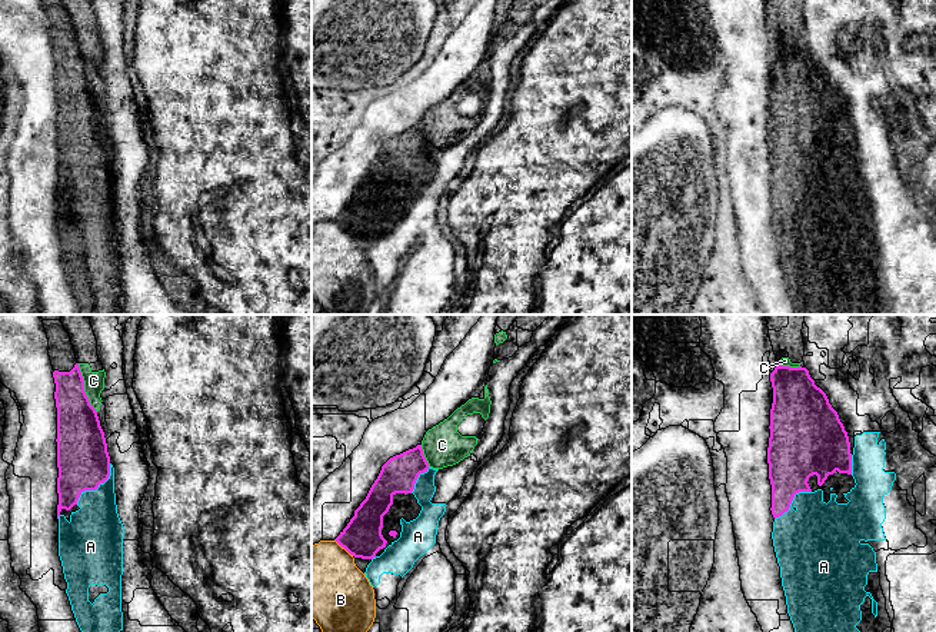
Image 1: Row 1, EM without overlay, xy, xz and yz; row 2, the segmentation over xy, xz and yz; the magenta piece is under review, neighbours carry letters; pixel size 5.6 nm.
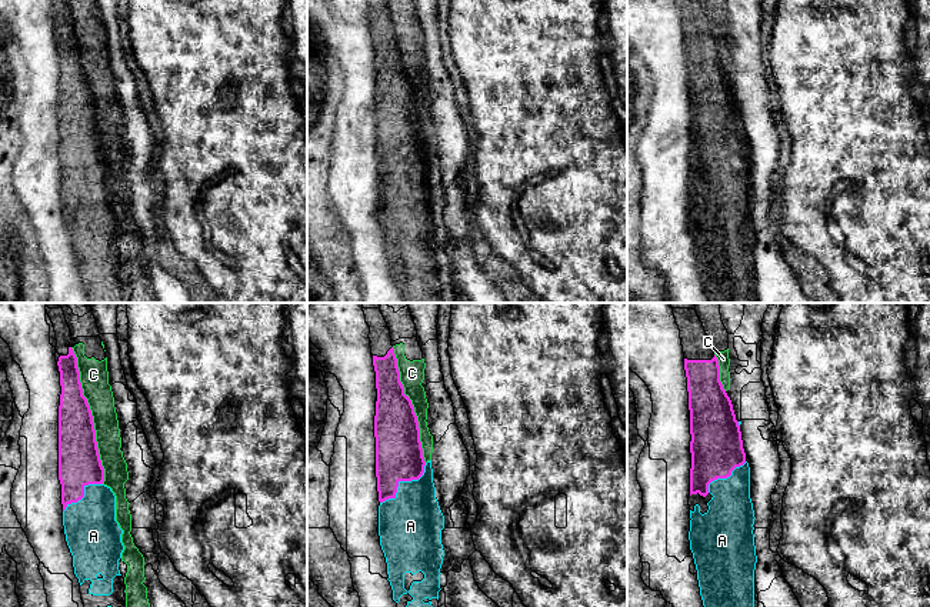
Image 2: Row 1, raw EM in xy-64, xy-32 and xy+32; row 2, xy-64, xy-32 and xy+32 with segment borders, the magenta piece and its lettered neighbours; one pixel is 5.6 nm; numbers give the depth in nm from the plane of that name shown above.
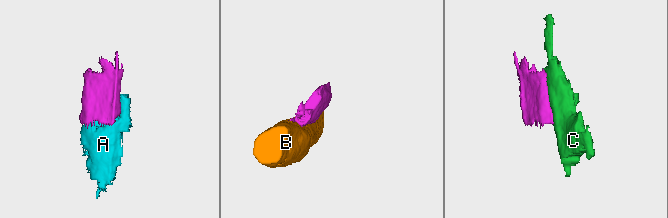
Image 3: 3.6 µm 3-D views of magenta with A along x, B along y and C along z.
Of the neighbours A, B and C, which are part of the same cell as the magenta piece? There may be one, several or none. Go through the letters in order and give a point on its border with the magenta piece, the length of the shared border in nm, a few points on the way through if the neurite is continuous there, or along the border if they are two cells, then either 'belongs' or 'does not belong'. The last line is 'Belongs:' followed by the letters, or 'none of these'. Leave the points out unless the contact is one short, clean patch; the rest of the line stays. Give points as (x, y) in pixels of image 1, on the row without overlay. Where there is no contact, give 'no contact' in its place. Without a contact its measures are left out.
A: xy (96, 168) | 300 nm | belongs
B: xz (345, 228) | 140 nm | does not belong
C: xy (83, 67) | 300 nm | does not belong
Belongs: A

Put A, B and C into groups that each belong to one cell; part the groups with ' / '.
A / B / C

